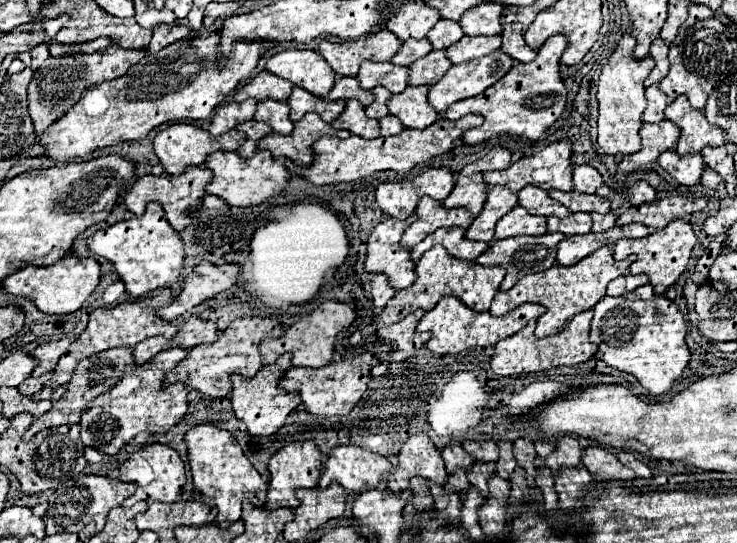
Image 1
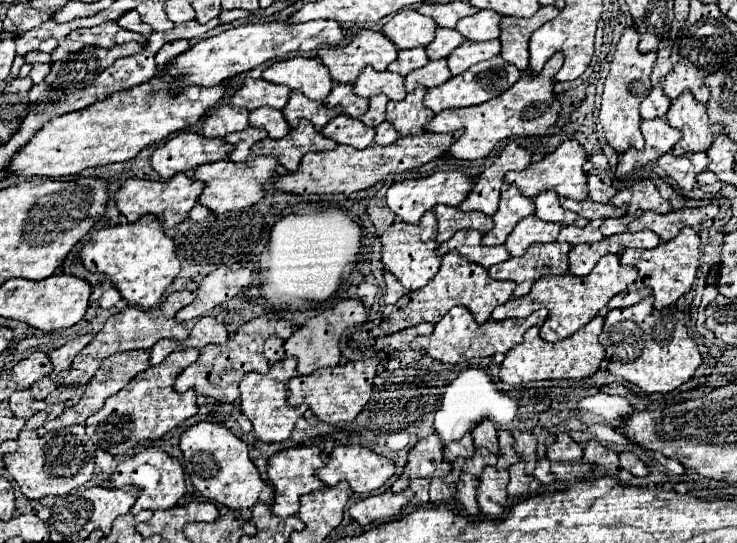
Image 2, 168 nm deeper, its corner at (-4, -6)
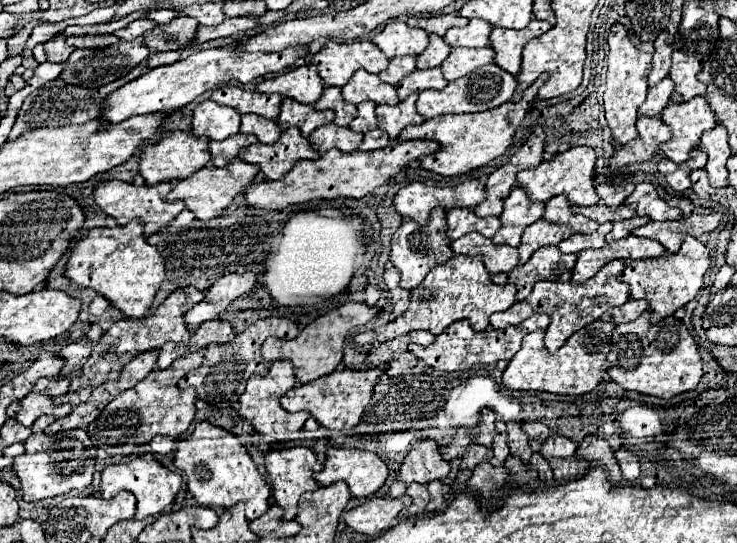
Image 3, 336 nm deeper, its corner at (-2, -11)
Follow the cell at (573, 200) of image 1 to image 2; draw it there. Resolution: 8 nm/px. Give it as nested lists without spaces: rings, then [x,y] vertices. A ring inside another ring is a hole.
[[[563,200],[561,202],[563,208],[587,218],[587,220],[597,220],[597,218],[617,218],[623,214],[621,208],[615,208],[613,204],[599,204],[593,200]]]

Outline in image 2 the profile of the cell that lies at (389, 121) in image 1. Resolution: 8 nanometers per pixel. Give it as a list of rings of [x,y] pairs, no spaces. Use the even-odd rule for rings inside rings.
[[[383,122],[377,128],[377,136],[375,136],[375,144],[391,144],[399,138],[399,132],[391,126],[391,122]]]

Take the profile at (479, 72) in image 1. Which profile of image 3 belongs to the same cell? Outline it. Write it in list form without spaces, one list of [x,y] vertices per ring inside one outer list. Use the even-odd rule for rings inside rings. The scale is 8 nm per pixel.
[[[491,63],[491,65],[479,67],[477,71],[473,71],[467,77],[461,77],[461,79],[455,79],[455,81],[447,83],[447,87],[441,89],[441,91],[431,91],[431,89],[421,91],[419,99],[417,99],[417,111],[421,113],[423,119],[433,119],[433,117],[445,115],[445,113],[489,111],[489,109],[495,109],[495,107],[507,103],[511,99],[513,91],[515,91],[515,87],[517,87],[515,77],[505,73],[495,63]]]

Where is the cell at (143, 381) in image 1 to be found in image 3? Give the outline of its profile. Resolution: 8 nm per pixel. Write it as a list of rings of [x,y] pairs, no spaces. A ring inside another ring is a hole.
[[[189,353],[177,361],[169,369],[155,369],[151,371],[143,381],[139,381],[133,389],[123,391],[117,395],[103,411],[101,415],[87,427],[87,435],[91,437],[95,447],[109,447],[109,445],[143,445],[149,443],[155,435],[167,435],[167,437],[181,437],[193,417],[195,417],[195,391],[181,391],[177,387],[177,381],[185,377],[191,369],[197,369],[203,363],[203,353]]]

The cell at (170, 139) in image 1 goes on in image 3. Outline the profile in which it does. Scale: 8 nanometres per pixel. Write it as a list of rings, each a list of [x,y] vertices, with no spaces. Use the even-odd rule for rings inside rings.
[[[171,131],[169,135],[161,137],[157,143],[147,145],[139,159],[139,173],[143,175],[145,185],[157,185],[161,181],[185,179],[193,175],[197,169],[205,167],[211,161],[207,145],[209,145],[209,139],[199,139],[185,131]]]

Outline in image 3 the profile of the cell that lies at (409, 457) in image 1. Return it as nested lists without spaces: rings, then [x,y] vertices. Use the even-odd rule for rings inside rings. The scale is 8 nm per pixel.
[[[425,439],[417,441],[411,451],[407,453],[405,461],[401,463],[399,475],[389,487],[391,497],[405,495],[405,489],[417,481],[417,483],[429,483],[433,479],[445,479],[449,475],[449,463],[441,459],[439,447],[435,441]]]

